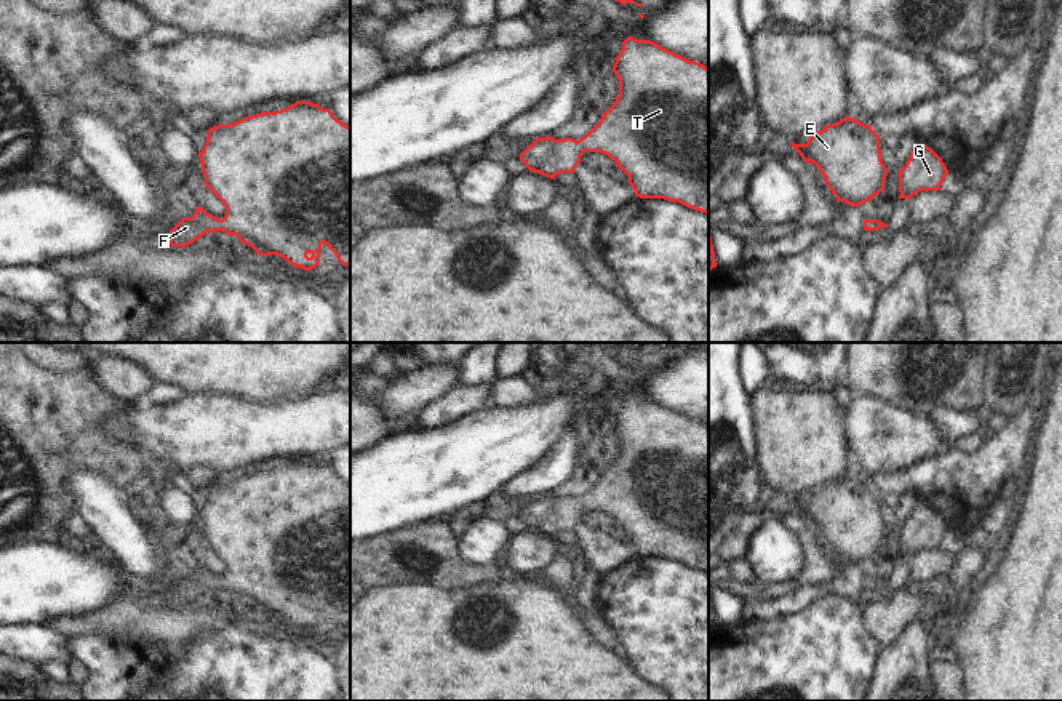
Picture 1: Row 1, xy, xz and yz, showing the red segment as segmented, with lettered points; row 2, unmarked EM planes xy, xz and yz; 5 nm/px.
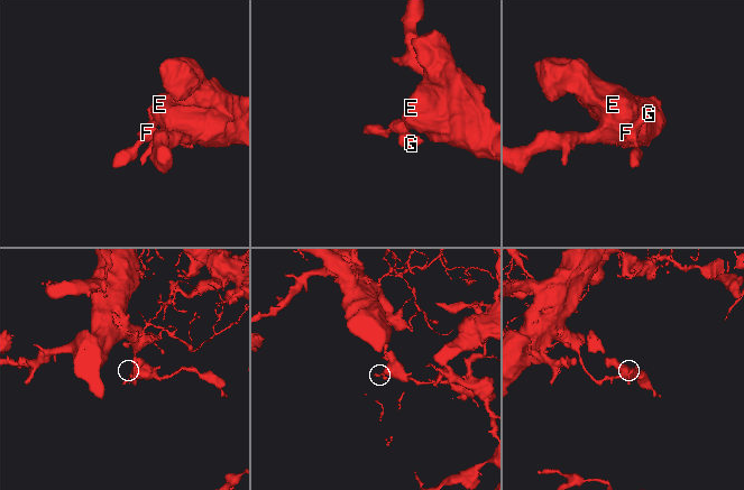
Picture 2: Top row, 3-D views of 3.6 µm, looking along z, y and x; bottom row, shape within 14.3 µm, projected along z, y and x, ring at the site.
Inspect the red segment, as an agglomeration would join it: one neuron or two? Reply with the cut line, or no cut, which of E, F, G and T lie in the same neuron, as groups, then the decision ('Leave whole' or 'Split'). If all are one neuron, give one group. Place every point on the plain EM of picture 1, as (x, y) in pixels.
No split. Groups: E F G T. Leave whole

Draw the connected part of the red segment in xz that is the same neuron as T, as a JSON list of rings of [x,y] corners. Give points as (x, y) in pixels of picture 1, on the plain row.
[[[627,395],[616,415],[613,431],[619,439],[619,455],[585,495],[579,499],[573,496],[536,496],[520,512],[520,519],[529,530],[555,538],[560,531],[574,531],[584,511],[601,511],[629,535],[635,555],[678,560],[709,573],[709,427],[651,399]]]

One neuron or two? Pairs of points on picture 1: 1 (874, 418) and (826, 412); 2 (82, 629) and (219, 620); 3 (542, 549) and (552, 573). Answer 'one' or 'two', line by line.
1: two
2: one
3: two

